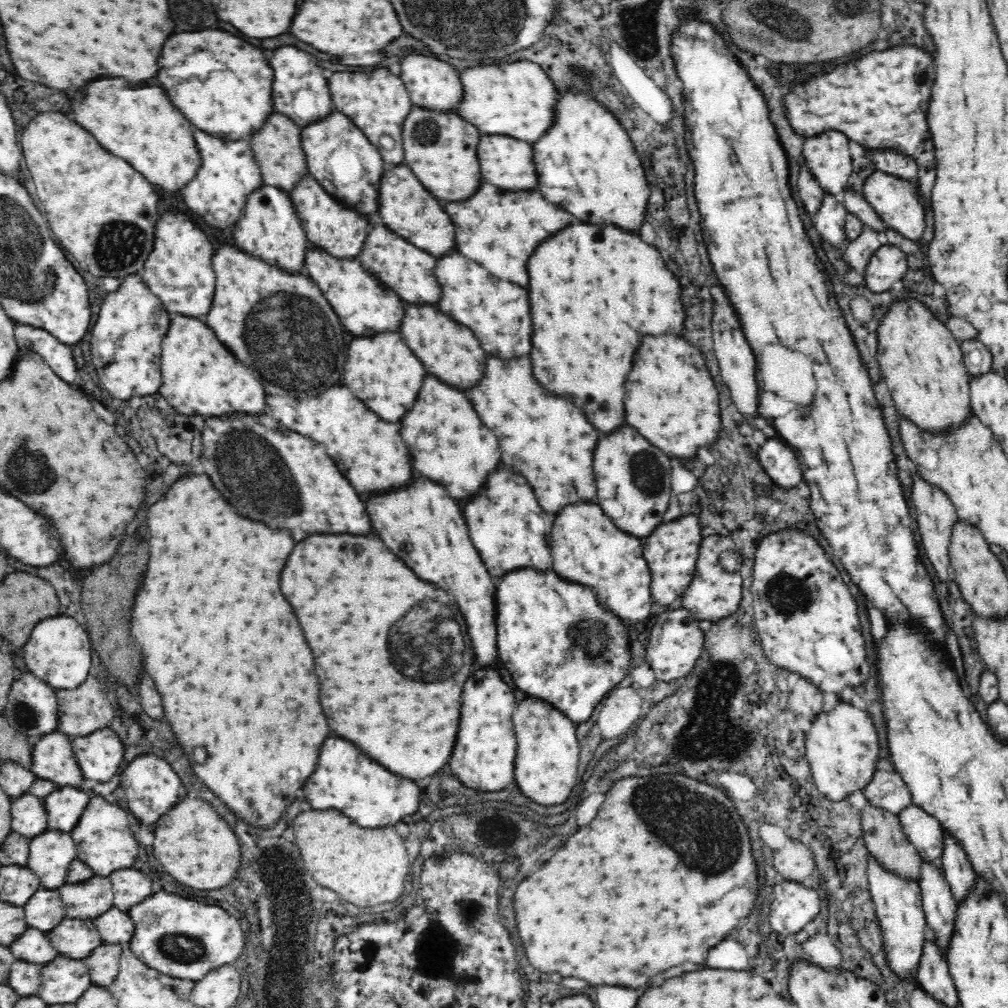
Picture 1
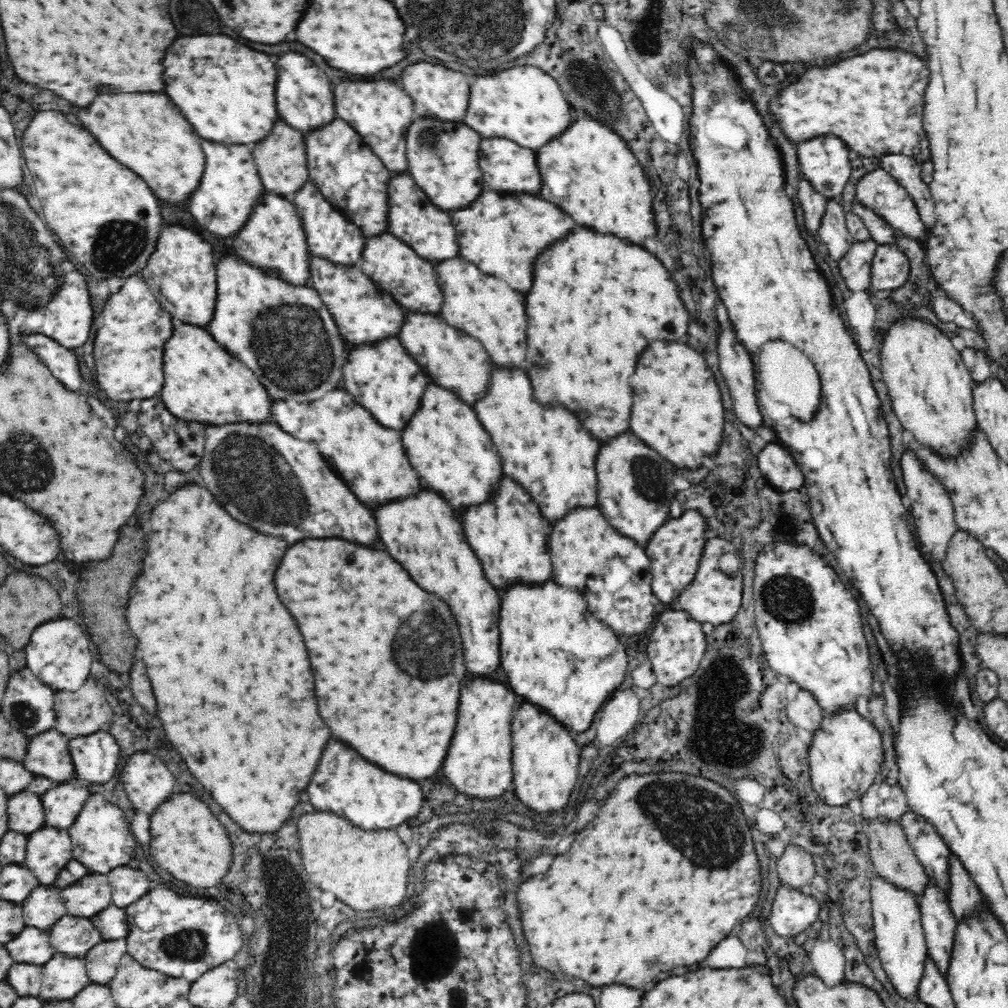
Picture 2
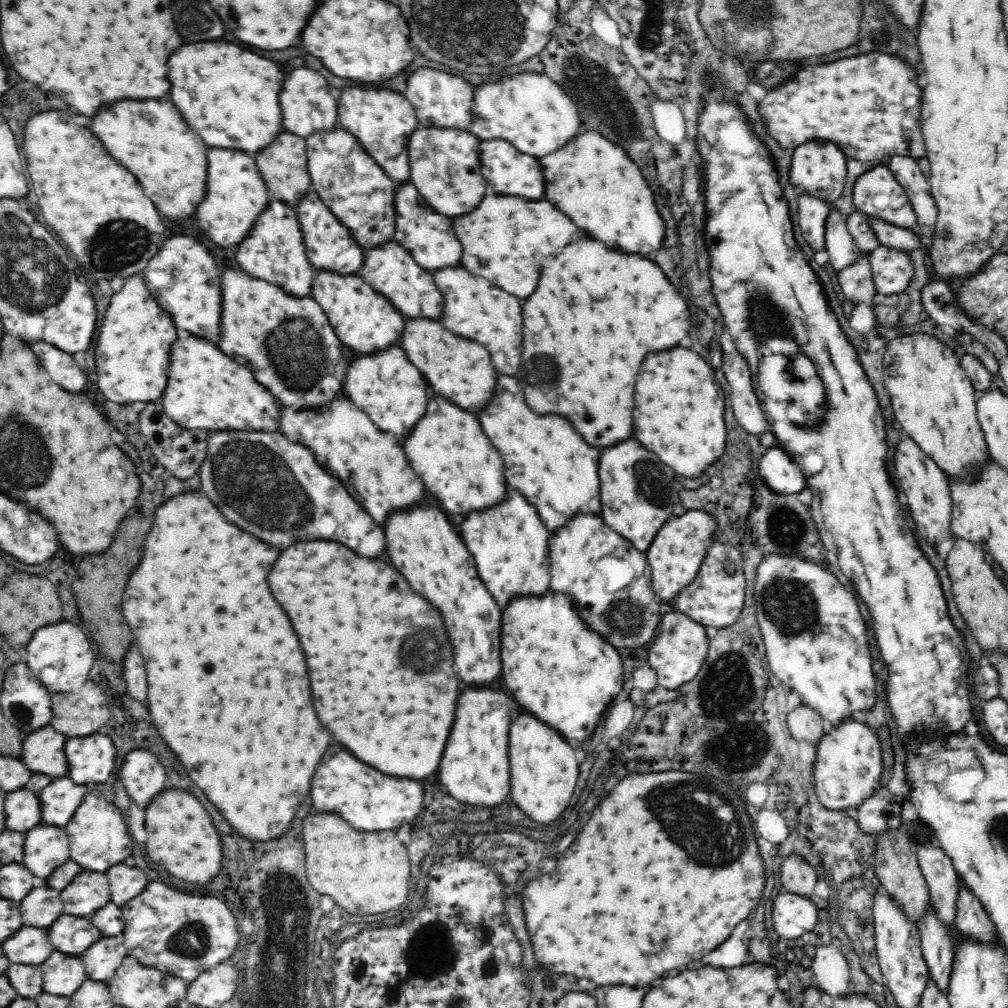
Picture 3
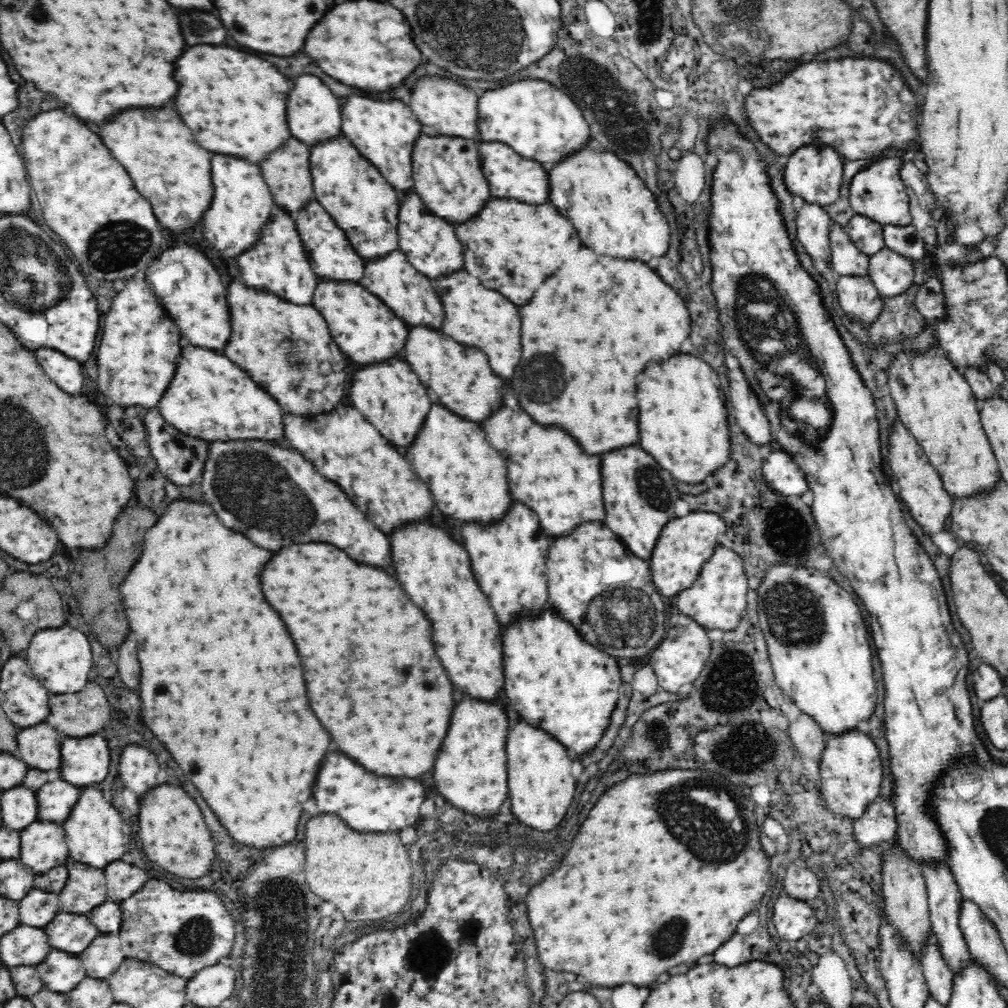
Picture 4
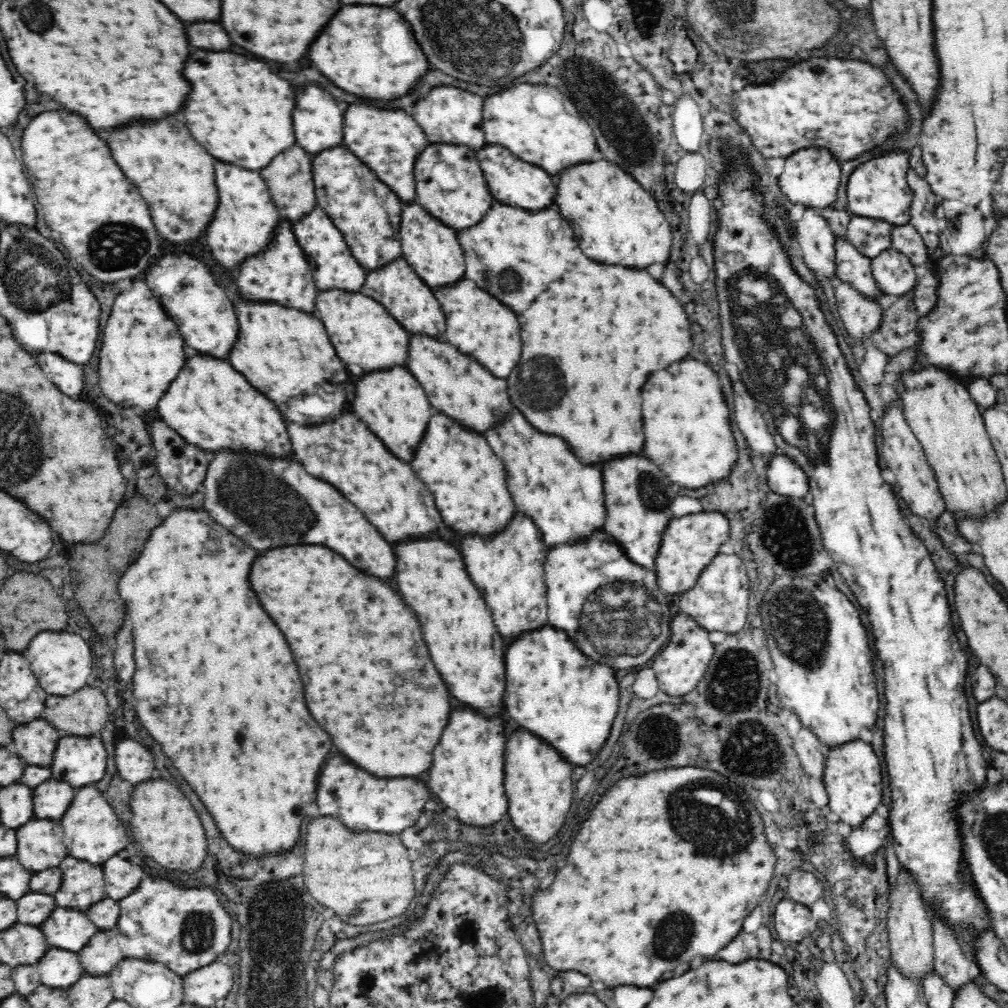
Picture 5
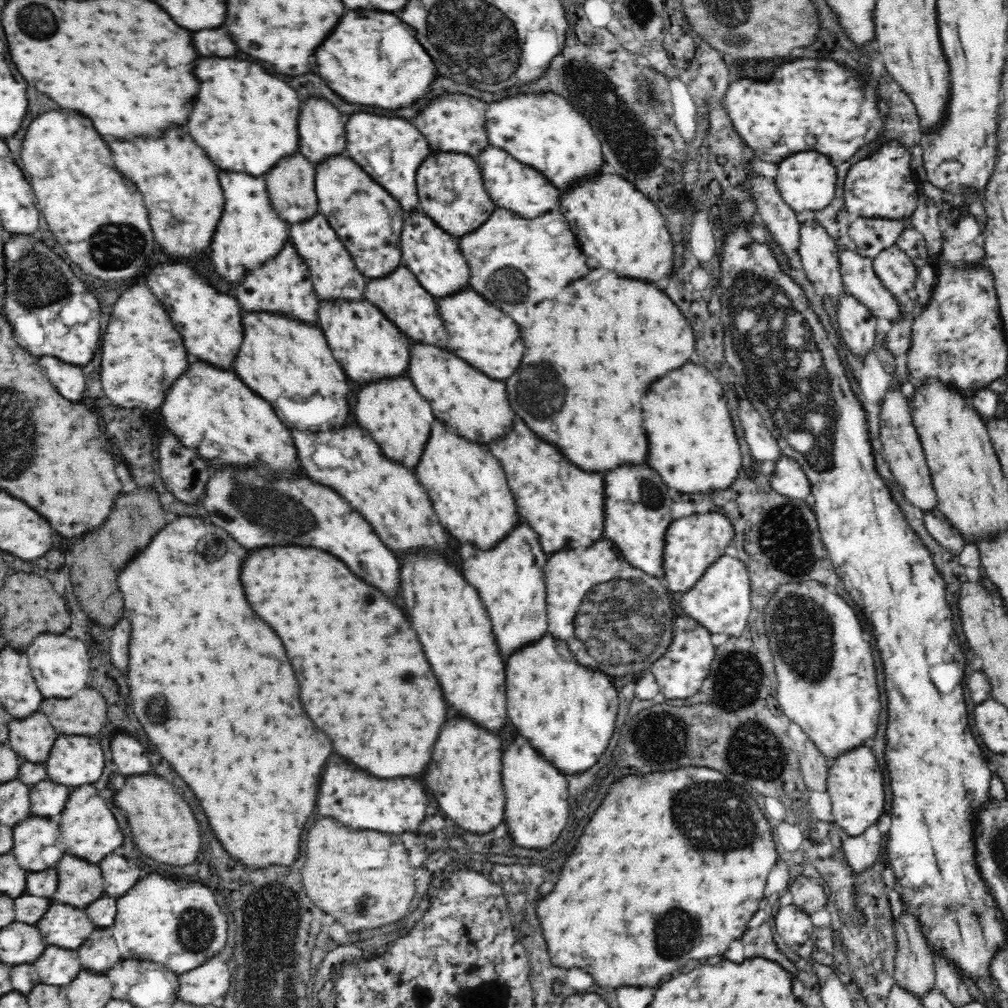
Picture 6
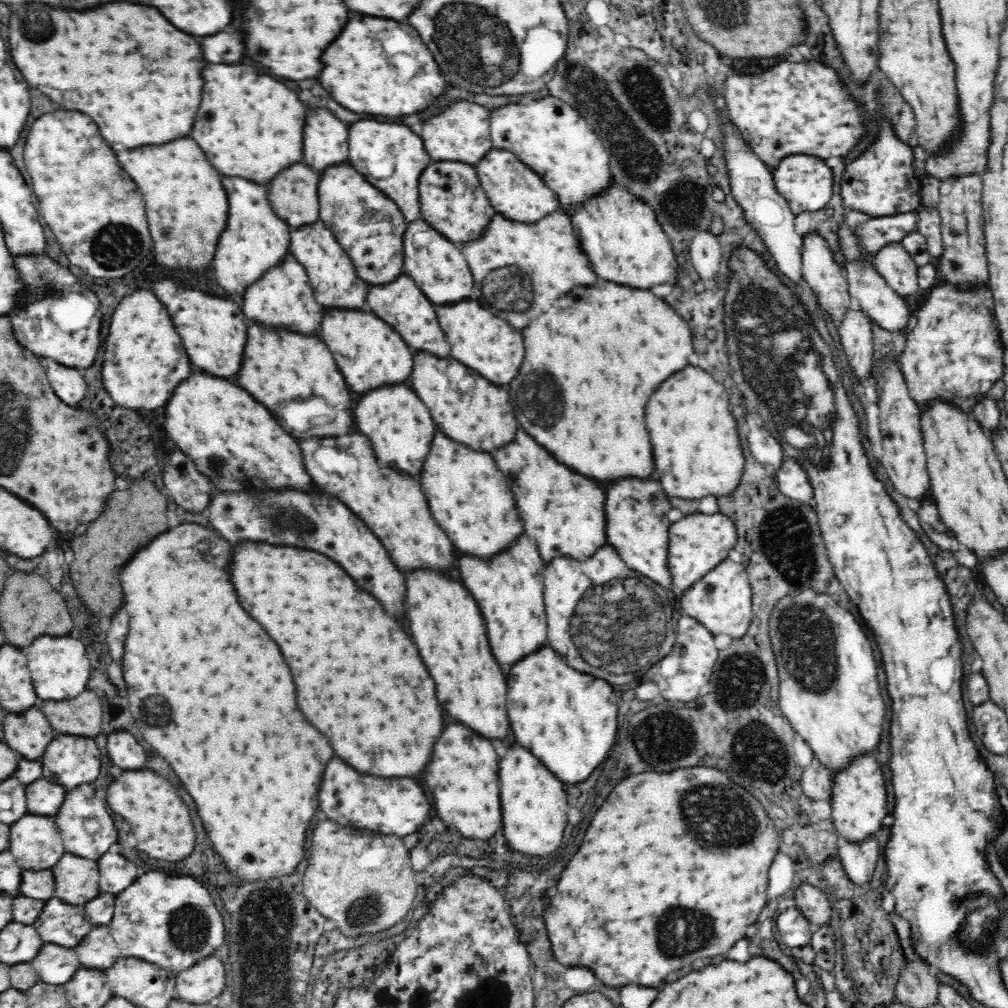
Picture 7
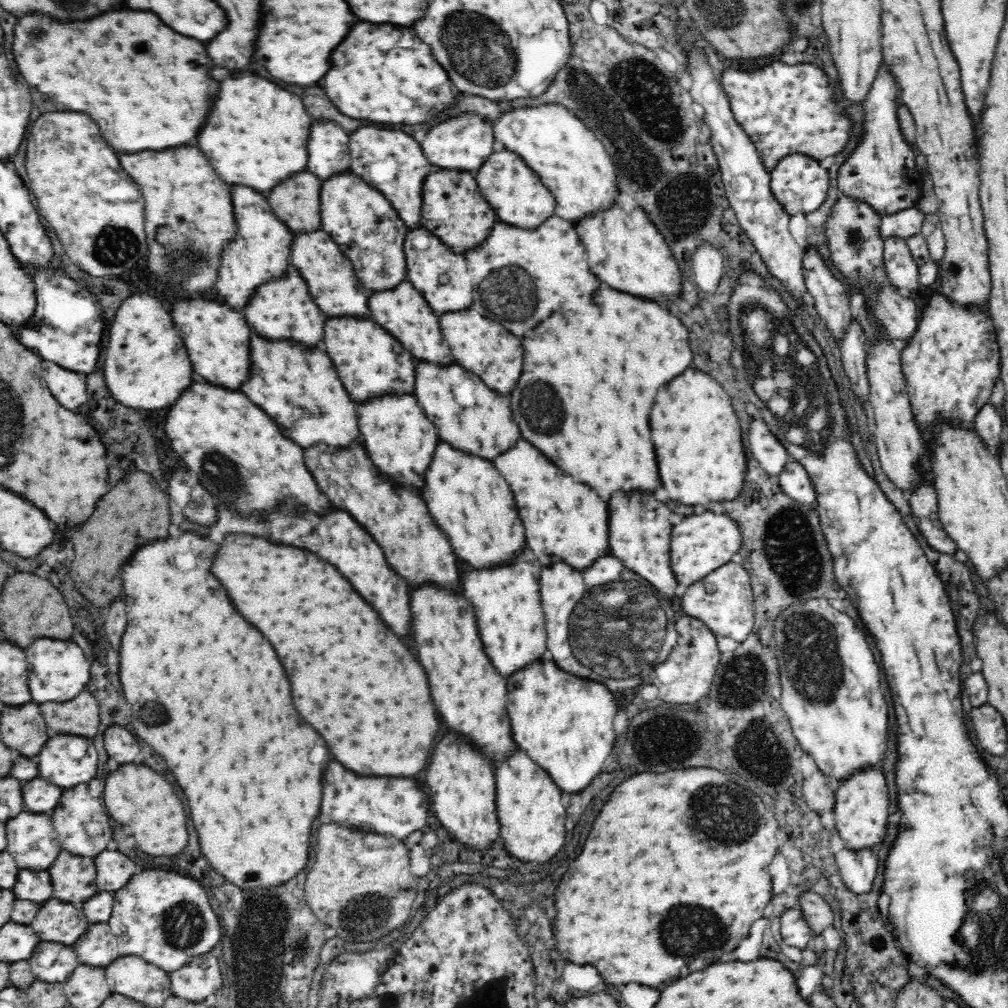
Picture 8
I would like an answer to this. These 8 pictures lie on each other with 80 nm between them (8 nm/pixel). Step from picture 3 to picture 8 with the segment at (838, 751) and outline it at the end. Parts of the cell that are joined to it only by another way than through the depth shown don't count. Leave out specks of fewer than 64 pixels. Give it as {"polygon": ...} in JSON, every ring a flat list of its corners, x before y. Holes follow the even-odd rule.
{"polygon":[[879,768,858,771,855,775,840,782,832,811,836,828,846,849,858,852,876,848,878,844,883,843,891,808,889,788,882,771]]}

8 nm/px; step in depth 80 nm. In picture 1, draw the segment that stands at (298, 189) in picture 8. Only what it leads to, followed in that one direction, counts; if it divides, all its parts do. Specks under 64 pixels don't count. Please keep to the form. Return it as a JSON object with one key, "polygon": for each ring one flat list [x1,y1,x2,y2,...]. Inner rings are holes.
{"polygon":[[272,112,264,128,252,136,252,152,260,166,264,184,280,188,284,192,292,192,292,188,307,175,307,160,301,143,301,129,288,116]]}

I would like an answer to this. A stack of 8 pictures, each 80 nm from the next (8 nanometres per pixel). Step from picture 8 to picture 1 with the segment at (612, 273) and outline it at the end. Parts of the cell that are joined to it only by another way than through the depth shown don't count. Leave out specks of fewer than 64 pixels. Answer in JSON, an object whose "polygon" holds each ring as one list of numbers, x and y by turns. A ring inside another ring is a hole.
{"polygon":[[564,91,557,102,557,119,553,127,534,144,534,162,538,170,538,188,546,200,560,204,566,212,574,214,586,224,616,224,622,230,640,234,647,217,647,204,651,193,640,157,620,121,606,111,600,103,582,91]]}

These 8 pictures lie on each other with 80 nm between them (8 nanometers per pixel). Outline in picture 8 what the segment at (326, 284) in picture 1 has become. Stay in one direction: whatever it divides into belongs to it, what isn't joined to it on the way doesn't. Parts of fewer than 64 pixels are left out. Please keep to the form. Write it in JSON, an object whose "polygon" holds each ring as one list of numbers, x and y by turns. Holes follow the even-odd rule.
{"polygon":[[328,318,324,327,321,348,332,359,348,396,356,402,366,402,386,394,412,394,415,392,415,368,413,356,404,349,388,331,374,323,371,318]]}

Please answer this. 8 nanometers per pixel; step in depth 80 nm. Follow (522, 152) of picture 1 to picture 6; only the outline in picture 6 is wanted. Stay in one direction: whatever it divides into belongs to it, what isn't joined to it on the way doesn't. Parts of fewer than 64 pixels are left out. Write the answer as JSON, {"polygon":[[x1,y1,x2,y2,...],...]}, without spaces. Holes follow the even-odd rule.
{"polygon":[[489,146,476,158,484,188,496,208,518,214,520,218,536,218,544,212,554,210,560,204,560,192,546,180,546,177,536,169,516,160,509,152,500,148]]}

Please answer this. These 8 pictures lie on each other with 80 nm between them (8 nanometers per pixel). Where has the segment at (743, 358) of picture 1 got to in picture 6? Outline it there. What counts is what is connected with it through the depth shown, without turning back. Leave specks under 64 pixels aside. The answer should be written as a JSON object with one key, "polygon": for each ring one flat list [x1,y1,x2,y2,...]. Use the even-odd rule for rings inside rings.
{"polygon":[[746,398,740,400,738,416,754,458,761,463,765,460,776,462,782,456,781,448,773,434,766,428,765,422,762,422,760,414,754,410,754,406]]}

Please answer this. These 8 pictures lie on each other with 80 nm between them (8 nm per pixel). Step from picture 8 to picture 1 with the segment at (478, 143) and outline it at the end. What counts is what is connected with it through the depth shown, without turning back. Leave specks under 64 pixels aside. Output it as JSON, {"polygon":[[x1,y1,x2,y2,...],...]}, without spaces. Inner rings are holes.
{"polygon":[[418,53,404,58,401,62,401,79,410,93,411,102,415,108,428,109,438,114,457,114,464,96,464,87,460,80,459,70,454,65,436,57,420,56]]}

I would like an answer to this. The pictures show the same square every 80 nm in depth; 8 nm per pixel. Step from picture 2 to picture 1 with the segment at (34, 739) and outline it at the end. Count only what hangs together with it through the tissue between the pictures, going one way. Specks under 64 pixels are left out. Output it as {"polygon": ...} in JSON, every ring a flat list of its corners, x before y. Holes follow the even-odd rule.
{"polygon":[[60,730,32,740,32,762,30,765,29,771,32,771,39,778,52,780,58,787,66,785,80,787,80,784,84,782,82,772,78,768,78,762,74,760,72,743]]}

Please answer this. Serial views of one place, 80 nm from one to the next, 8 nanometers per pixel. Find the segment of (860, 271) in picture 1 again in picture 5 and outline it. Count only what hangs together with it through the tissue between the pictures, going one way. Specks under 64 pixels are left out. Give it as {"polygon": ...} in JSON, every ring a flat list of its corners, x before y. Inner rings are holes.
{"polygon":[[838,282,834,288,838,315,846,334,866,345,870,342,871,334,880,325,884,308,859,294,850,284]]}

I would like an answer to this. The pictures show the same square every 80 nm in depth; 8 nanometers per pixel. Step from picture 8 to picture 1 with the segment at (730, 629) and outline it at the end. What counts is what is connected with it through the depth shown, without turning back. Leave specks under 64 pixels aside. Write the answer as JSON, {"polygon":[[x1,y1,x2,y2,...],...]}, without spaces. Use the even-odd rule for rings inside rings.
{"polygon":[[706,536,702,540,693,581,688,586,688,592,682,594,682,602,678,602,678,604,682,604,680,607,689,610,698,621,710,620,710,622,718,622,718,620,722,620,738,610,738,604,740,604,742,598,742,577,740,571,736,571,734,574,724,572,724,568,718,562,720,554,724,550,734,550,735,553,738,553,734,542,730,538]]}

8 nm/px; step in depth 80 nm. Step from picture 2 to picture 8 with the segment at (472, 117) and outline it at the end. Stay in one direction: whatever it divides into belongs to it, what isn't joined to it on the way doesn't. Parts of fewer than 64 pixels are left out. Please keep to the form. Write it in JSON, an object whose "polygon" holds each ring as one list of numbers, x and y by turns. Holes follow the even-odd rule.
{"polygon":[[543,104,508,111,493,124,493,136,496,136,506,149,521,156,540,177,556,199,554,215,570,222,573,228,576,228,584,217,607,211,616,204,619,190,614,166,606,148,594,138,594,134,578,118,574,118,566,107,560,104]]}

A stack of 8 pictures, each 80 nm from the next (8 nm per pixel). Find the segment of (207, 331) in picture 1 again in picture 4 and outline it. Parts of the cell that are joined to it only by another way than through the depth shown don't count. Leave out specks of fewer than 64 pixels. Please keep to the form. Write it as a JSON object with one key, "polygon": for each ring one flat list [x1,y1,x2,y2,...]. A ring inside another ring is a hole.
{"polygon":[[186,346,172,384,160,400,160,414,176,430,206,442,274,440,282,442,282,410,278,402,258,388,244,370,222,353]]}

